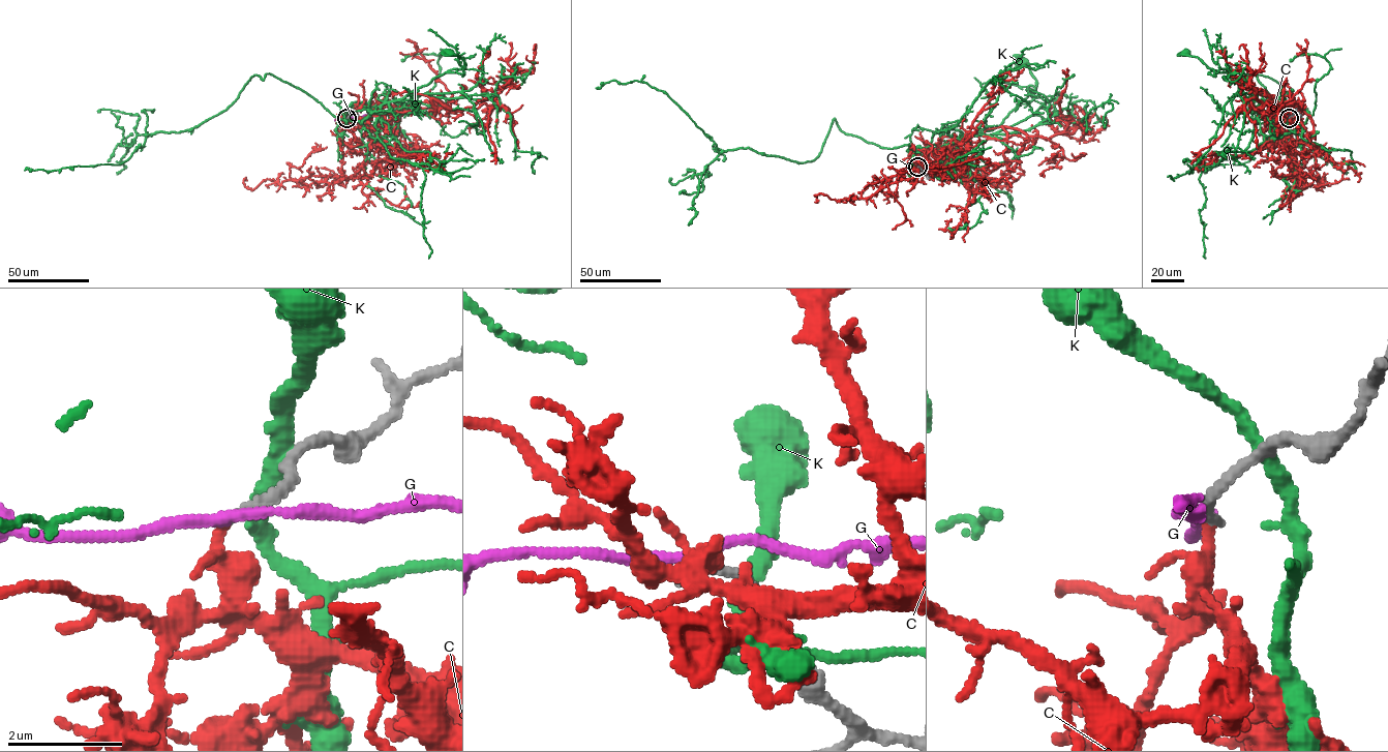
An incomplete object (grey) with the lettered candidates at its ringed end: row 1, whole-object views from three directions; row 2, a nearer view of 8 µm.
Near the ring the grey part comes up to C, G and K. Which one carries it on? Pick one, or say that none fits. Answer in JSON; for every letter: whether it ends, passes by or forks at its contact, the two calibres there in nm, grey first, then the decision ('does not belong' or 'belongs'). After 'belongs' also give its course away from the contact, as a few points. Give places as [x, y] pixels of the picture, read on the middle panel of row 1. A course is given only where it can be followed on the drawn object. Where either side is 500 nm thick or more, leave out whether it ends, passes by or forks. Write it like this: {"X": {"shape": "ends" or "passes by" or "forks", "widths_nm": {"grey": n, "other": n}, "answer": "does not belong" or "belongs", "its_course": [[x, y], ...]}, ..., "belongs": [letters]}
{"C": {"shape": "passes by", "widths_nm": {"grey": 180, "other": 180}, "answer": "belongs", "its_course": [[917, 167], [955, 167], [1001, 179], [1013, 170], [1028, 136], [1048, 139], [1068, 124], [1058, 102], [1067, 68]]}, "G": {"shape": "passes by", "widths_nm": {"grey": 190, "other": 180}, "answer": "does not belong"}, "K": {"shape": "passes by", "widths_nm": {"grey": 180, "other": 280}, "answer": "does not belong"}, "belongs": ["C"]}

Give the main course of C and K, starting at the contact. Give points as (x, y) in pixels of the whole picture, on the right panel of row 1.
C: (1289, 118), (1290, 128), (1290, 116), (1301, 108), (1297, 102), (1261, 112), (1262, 103), (1251, 97), (1192, 163)
K: (1290, 116), (1273, 106), (1263, 111), (1251, 86), (1229, 72), (1208, 73), (1215, 76), (1186, 53)

